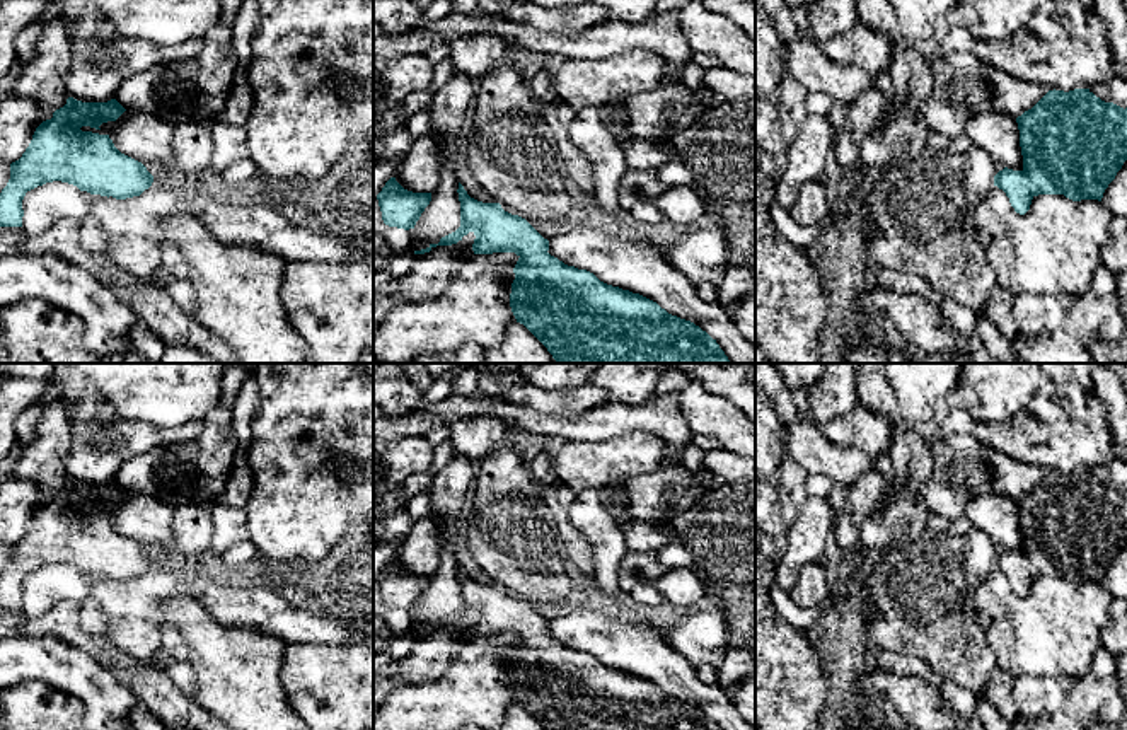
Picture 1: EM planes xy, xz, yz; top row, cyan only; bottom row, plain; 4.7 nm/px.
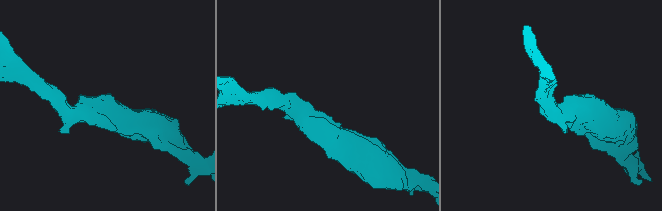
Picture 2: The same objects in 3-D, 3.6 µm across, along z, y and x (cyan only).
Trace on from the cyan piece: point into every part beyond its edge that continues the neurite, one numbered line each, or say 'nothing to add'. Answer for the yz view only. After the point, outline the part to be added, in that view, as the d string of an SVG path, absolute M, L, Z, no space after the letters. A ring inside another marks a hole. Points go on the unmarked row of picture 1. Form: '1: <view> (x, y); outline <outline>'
nothing to add

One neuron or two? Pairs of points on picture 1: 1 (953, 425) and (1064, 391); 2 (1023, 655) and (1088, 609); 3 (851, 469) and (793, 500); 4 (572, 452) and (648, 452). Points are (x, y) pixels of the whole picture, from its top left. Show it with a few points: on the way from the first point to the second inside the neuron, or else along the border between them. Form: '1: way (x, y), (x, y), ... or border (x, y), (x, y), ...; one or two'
1: way (984, 432), (1023, 432), (1032, 423), (1044, 422); one
2: way (1039, 648), (1073, 614); one
3: border (785, 454), (809, 475); two
4: way (590, 454), (629, 454); one

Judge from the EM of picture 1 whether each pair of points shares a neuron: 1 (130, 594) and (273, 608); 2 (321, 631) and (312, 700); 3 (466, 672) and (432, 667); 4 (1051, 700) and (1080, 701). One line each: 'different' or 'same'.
1: same
2: different
3: different
4: different

